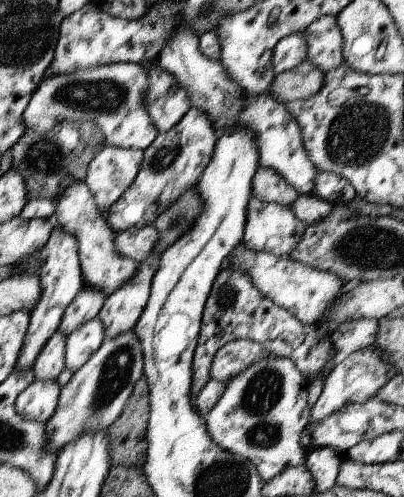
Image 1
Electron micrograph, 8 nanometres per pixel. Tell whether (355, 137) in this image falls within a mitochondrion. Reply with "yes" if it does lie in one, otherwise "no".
yes

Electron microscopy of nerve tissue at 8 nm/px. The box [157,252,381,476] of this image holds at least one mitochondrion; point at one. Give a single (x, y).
(264, 389)

